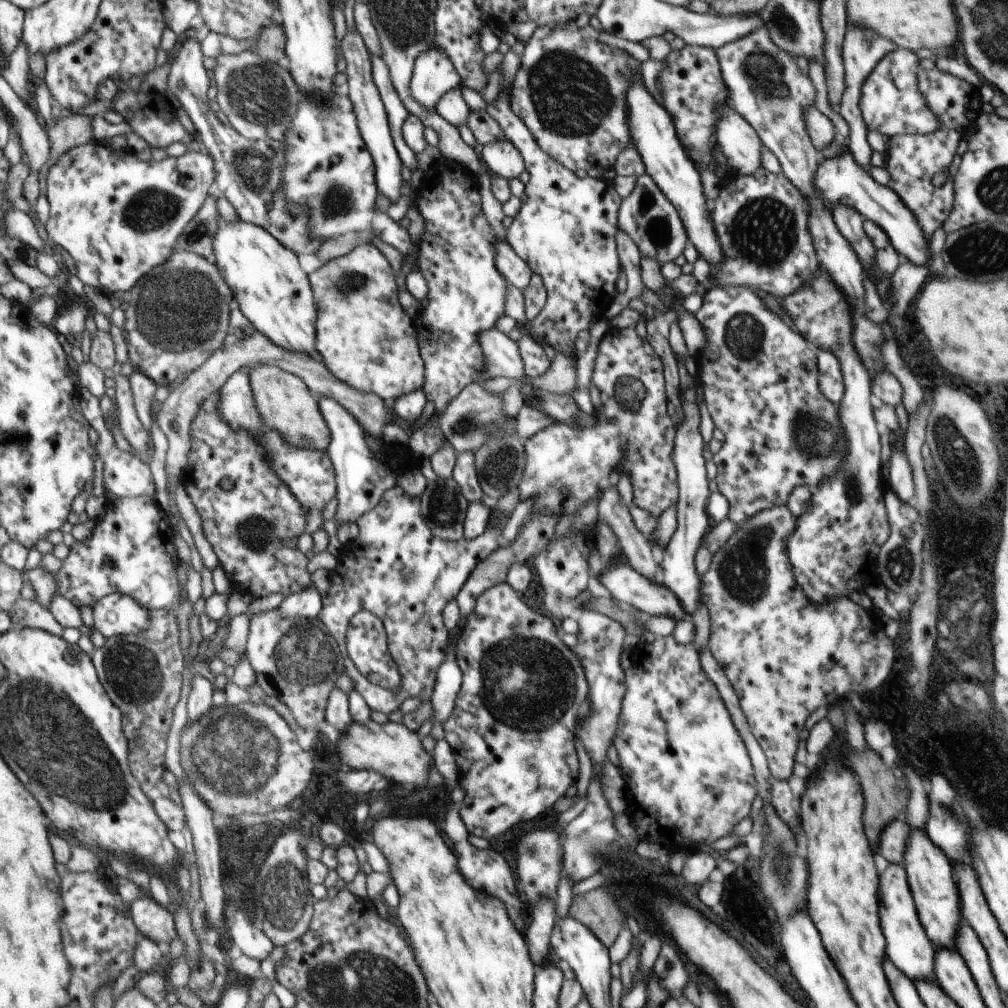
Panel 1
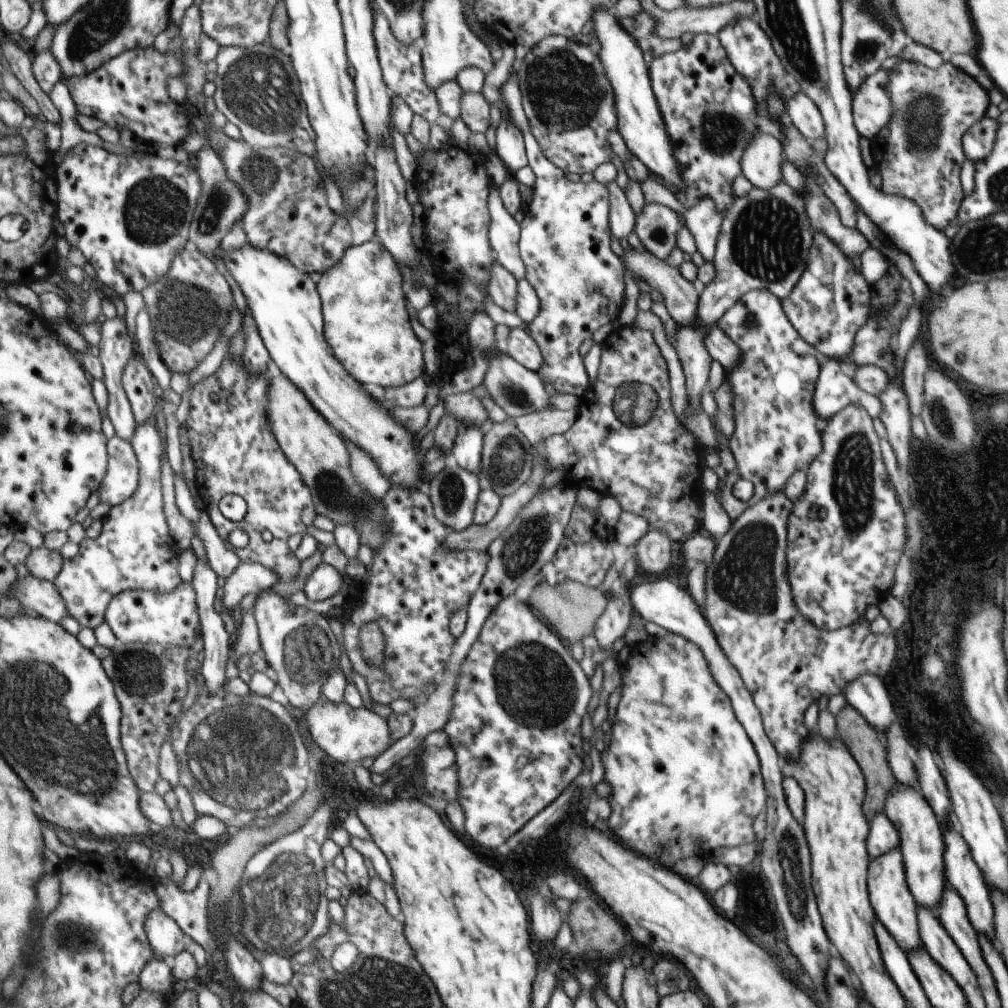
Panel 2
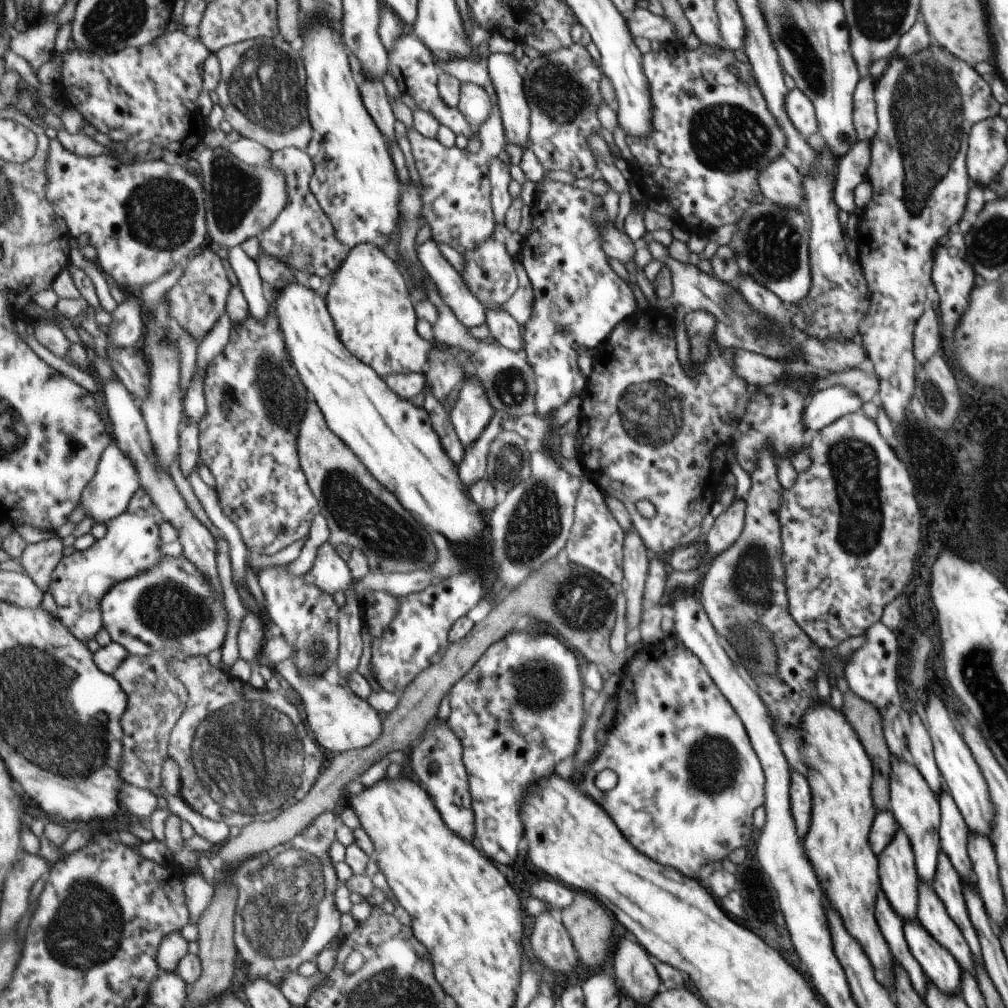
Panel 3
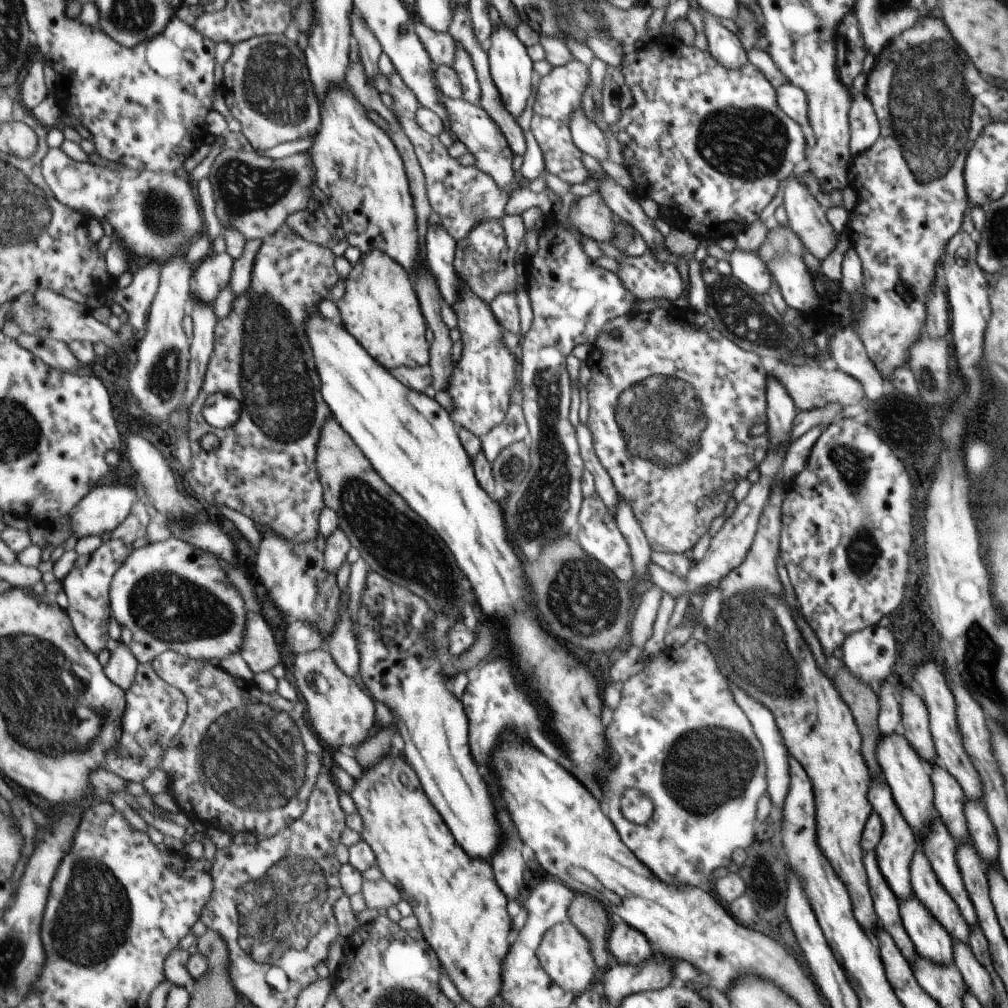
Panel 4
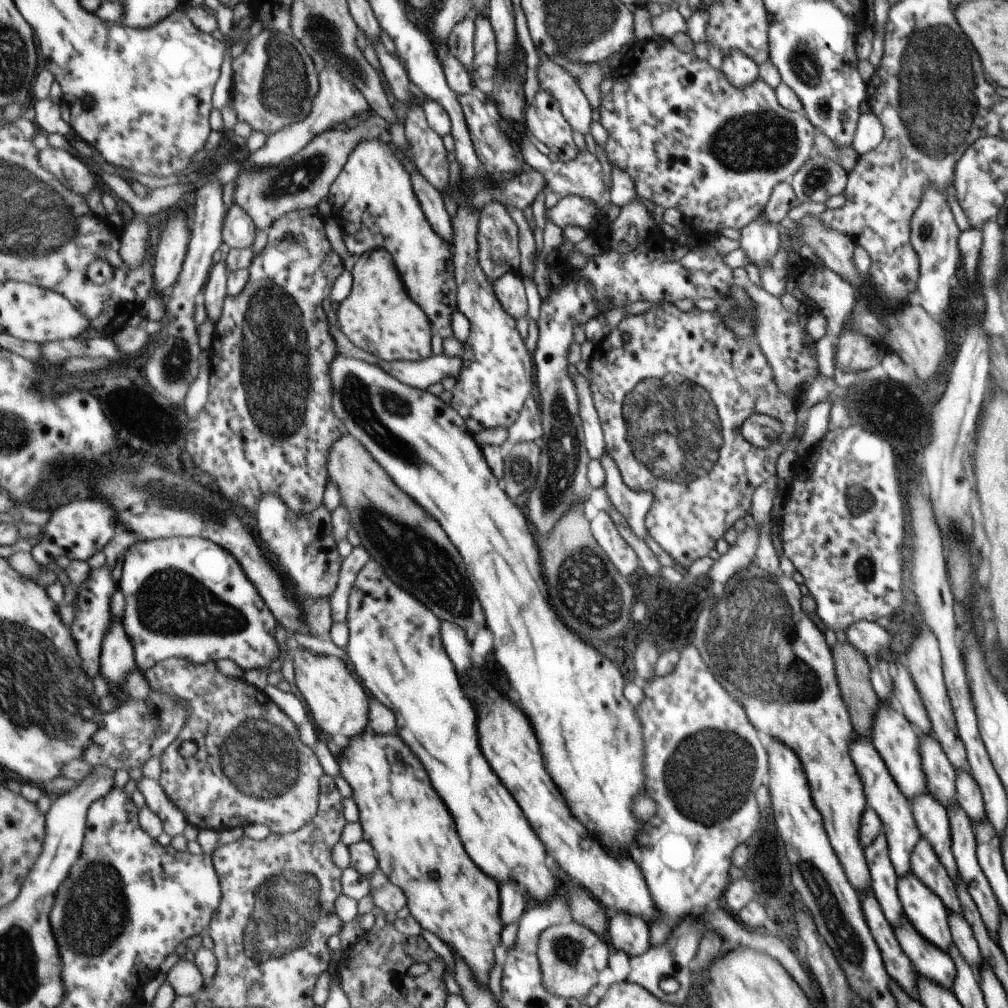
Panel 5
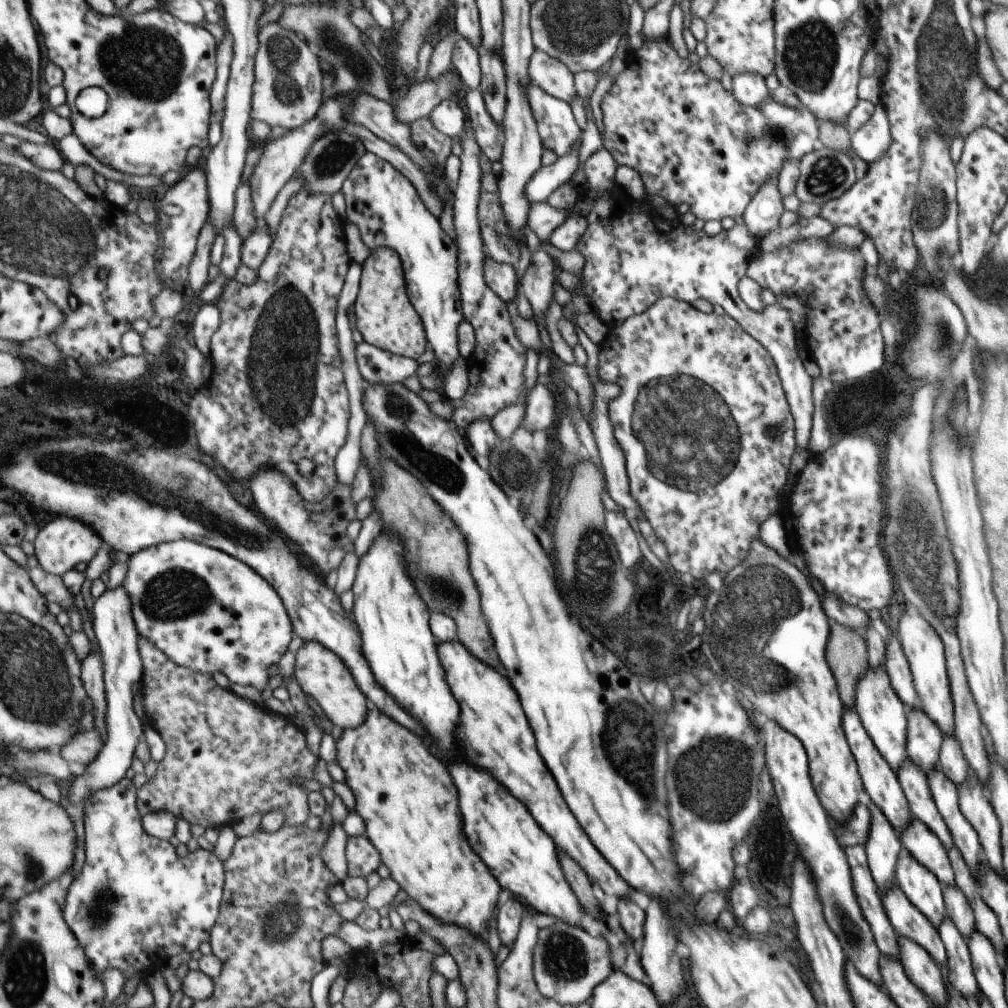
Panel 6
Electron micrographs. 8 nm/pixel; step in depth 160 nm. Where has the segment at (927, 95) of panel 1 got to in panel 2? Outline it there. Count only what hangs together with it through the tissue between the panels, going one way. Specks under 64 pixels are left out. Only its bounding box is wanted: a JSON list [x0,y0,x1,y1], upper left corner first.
[870,59,989,231]

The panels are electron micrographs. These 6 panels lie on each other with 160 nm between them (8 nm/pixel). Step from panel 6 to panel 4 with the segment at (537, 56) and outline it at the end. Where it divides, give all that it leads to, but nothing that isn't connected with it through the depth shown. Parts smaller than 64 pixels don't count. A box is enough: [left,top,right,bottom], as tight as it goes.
[569,107,607,162]

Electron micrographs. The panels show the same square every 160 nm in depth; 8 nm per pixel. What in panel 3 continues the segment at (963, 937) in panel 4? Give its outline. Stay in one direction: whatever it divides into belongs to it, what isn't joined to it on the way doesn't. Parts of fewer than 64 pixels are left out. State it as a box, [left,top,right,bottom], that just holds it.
[916,883,974,976]

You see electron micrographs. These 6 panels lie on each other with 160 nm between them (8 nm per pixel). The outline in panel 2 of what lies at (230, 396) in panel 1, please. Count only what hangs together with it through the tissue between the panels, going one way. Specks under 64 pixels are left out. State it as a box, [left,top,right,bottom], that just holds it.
[242,306,273,375]

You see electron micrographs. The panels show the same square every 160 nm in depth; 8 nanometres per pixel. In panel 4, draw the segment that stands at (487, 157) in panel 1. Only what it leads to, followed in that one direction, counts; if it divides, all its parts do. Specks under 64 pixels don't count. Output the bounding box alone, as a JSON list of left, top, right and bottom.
[485,22,532,119]

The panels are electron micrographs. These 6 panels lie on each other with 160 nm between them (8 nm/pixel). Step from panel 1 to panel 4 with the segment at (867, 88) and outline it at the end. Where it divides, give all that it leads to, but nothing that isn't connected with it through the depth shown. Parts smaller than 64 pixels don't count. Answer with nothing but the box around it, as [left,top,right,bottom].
[848,92,880,158]

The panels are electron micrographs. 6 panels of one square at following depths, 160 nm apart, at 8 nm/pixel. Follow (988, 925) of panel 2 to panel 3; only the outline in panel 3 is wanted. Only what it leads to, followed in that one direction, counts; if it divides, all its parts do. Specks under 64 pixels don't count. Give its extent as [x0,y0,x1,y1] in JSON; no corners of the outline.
[939,792,975,885]

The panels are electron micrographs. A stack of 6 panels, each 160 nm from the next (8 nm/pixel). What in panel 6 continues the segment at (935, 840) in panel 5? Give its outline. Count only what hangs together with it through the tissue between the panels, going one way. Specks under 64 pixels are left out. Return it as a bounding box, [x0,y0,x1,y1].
[896,762,952,852]

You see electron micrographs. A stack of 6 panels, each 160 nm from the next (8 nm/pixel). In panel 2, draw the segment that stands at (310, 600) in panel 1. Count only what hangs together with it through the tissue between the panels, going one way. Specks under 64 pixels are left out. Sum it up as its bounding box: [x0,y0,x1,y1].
[303,562,351,602]

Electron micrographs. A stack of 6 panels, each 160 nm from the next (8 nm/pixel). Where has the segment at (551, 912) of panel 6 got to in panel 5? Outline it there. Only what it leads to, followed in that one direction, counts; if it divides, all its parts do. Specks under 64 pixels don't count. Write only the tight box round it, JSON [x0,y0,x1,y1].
[345,561,557,902]

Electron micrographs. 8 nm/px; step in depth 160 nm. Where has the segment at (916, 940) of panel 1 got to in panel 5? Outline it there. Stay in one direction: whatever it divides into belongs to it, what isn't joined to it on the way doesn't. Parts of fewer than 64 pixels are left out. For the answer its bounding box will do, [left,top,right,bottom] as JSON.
[853,734,920,880]

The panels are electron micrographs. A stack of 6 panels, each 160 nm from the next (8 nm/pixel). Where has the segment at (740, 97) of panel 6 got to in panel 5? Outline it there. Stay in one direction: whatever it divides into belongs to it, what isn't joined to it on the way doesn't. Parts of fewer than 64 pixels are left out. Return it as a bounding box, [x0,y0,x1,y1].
[720,51,759,89]

